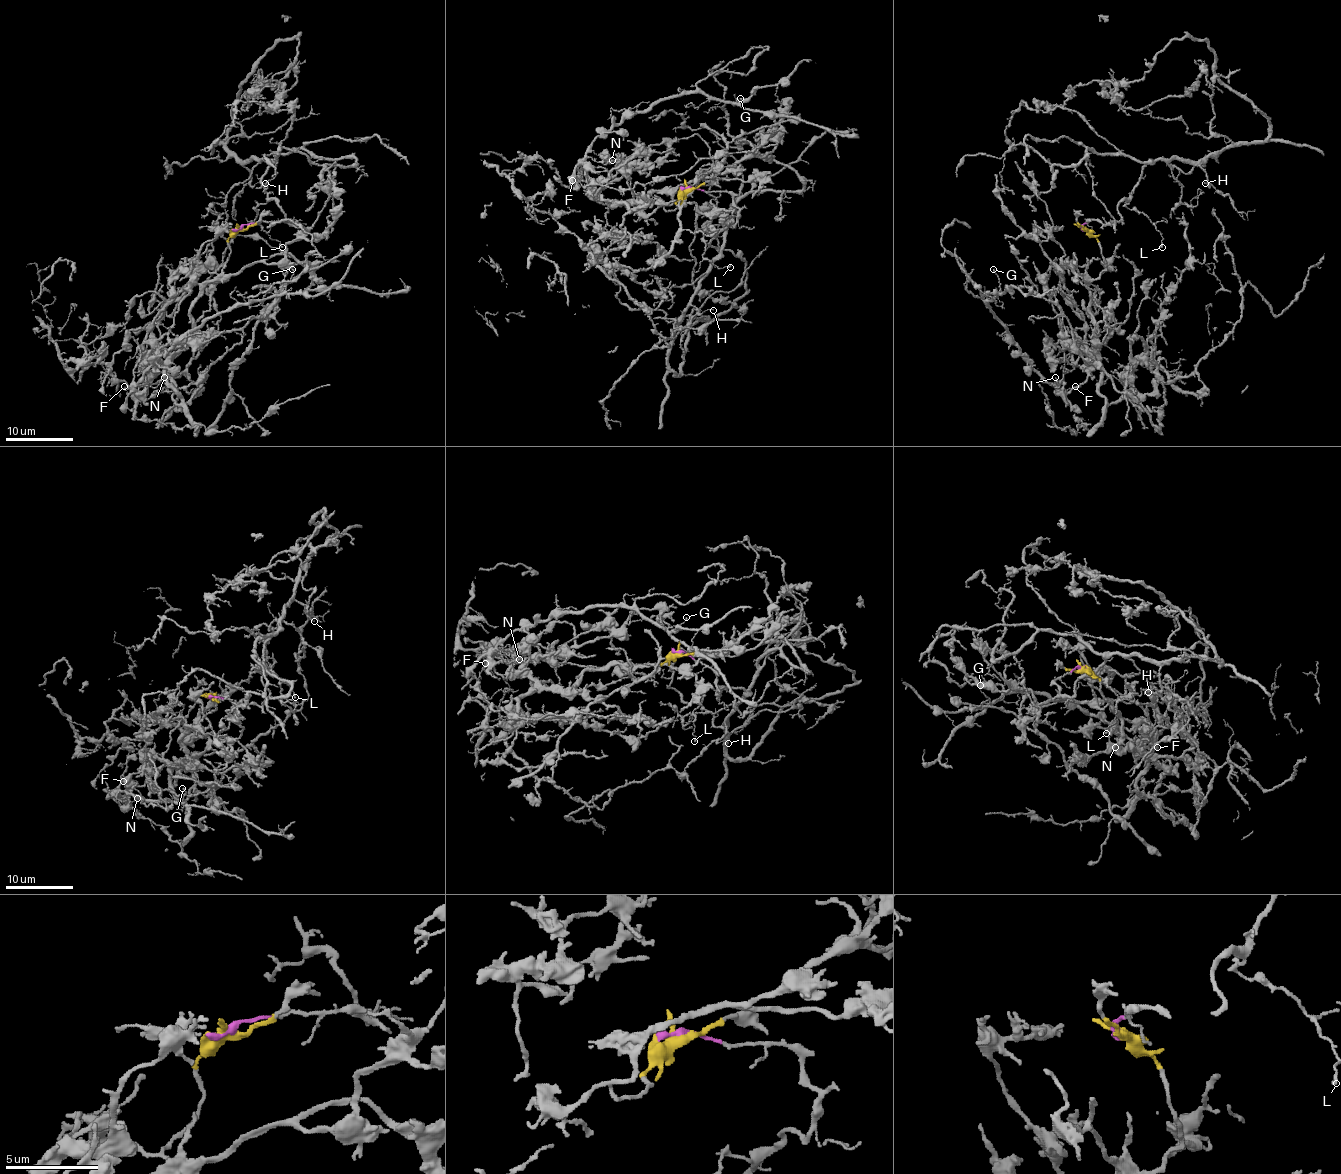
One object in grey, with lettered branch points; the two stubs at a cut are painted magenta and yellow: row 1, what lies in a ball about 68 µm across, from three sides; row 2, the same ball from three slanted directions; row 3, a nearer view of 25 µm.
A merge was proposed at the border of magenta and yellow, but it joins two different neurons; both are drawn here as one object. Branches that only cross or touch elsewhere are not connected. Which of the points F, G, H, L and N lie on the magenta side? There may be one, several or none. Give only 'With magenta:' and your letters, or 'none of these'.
With magenta: H, L

